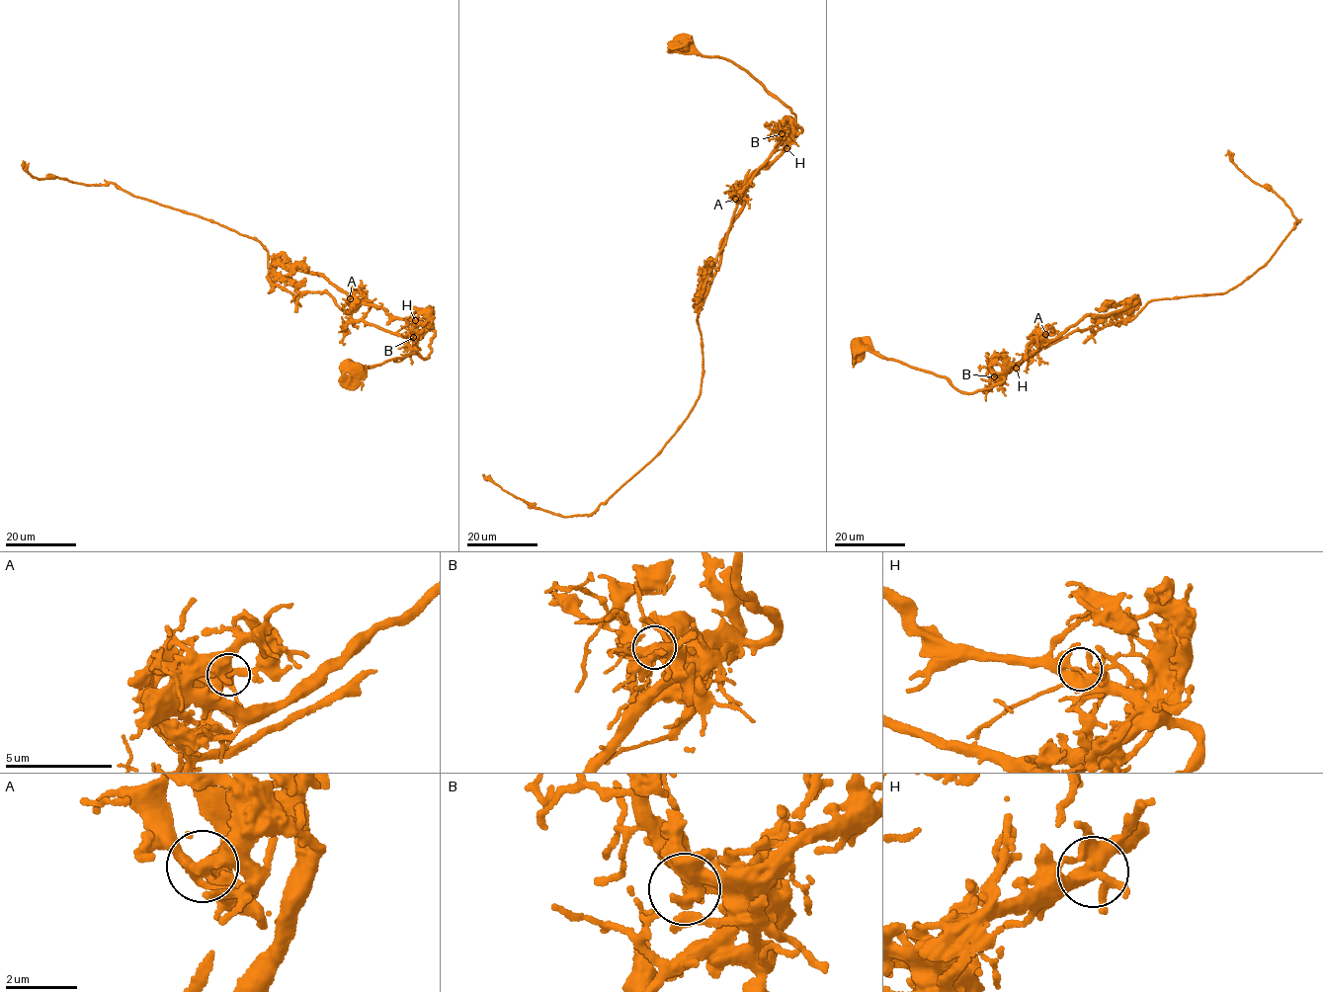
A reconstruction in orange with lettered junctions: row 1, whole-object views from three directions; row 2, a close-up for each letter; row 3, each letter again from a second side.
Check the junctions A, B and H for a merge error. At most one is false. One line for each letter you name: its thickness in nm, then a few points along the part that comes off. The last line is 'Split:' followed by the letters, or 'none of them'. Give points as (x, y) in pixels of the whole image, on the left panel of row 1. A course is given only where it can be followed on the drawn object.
B: Thickness 130 nm. Course of the part to remove: (414, 337), (355, 320), (325, 291), (297, 296), (271, 282), (253, 237), (114, 183), (39, 179), (22, 167)
Split: B

